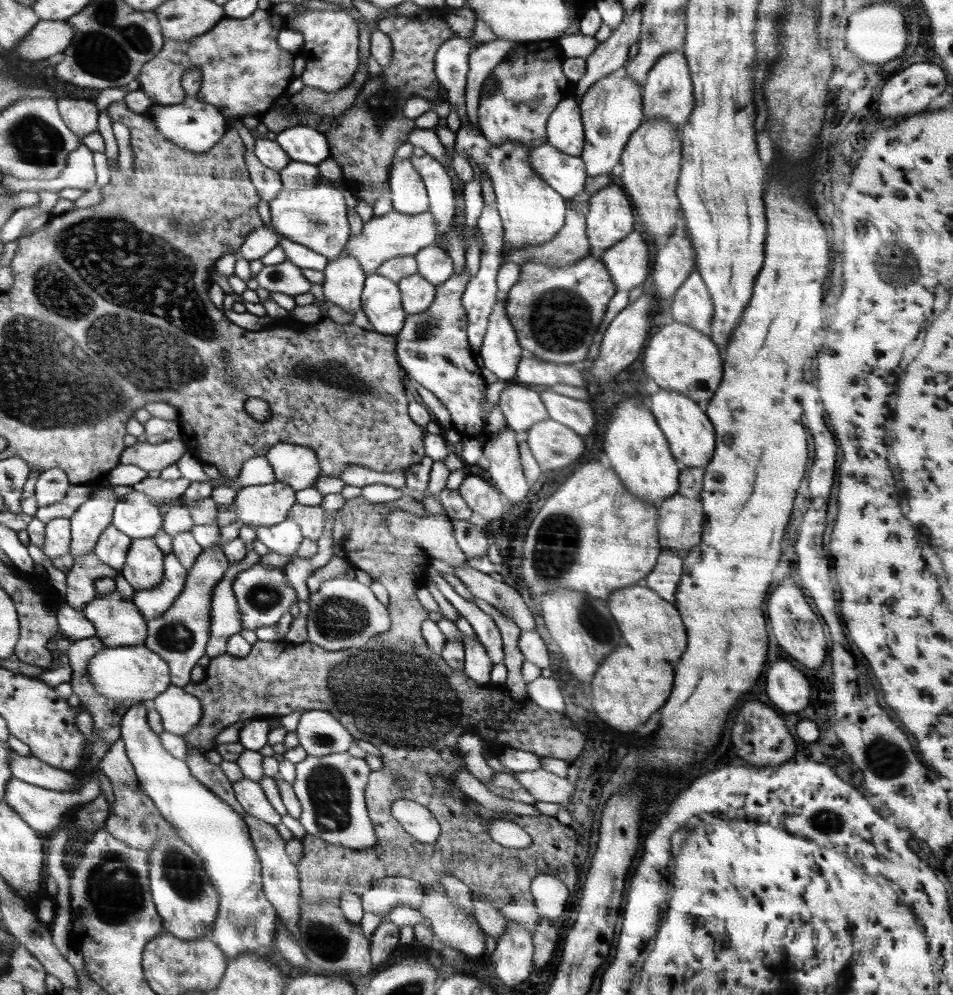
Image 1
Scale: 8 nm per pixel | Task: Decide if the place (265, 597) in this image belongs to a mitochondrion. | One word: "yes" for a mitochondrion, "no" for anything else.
yes

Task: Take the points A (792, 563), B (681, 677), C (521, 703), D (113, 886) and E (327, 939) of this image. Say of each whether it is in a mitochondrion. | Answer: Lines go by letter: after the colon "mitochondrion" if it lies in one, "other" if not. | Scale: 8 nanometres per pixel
A: other
B: other
C: other
D: mitochondrion
E: mitochondrion

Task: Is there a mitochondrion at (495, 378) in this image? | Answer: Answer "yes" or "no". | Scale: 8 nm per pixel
no

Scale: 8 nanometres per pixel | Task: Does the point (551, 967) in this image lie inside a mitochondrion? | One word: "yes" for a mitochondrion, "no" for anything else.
no

